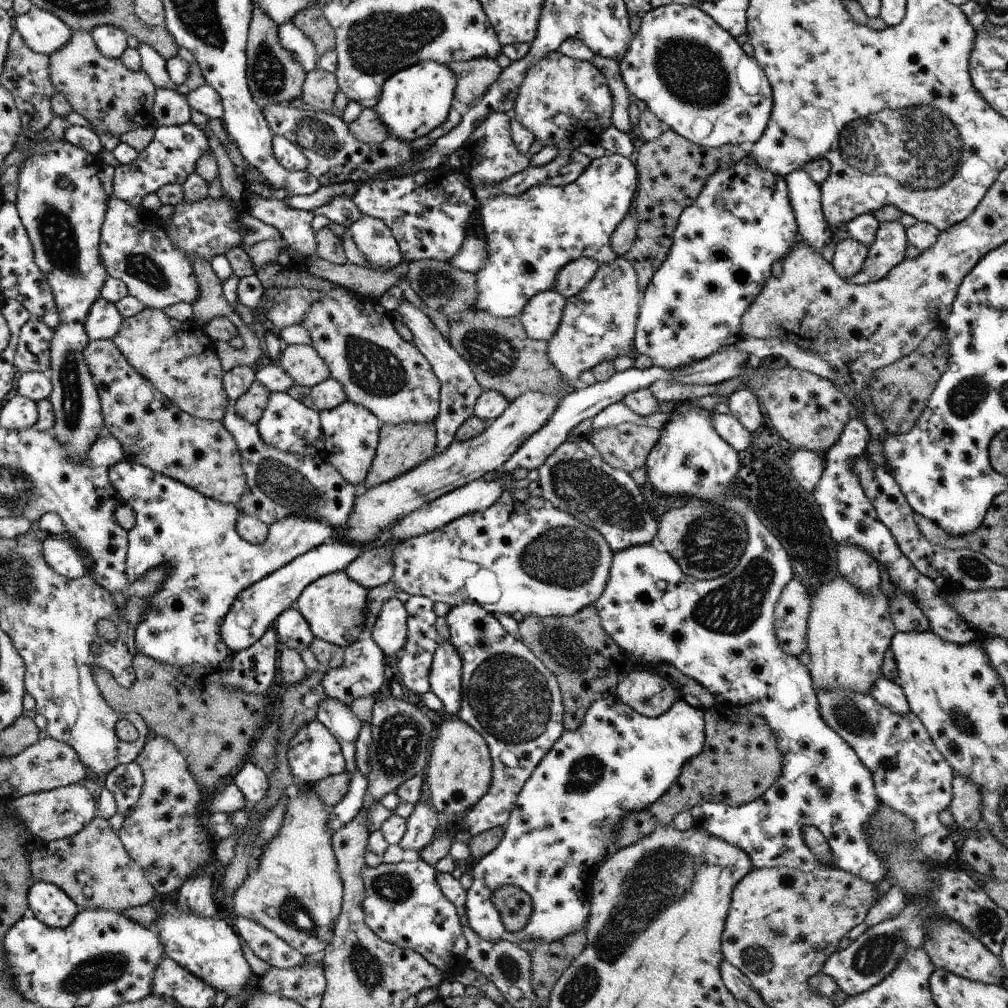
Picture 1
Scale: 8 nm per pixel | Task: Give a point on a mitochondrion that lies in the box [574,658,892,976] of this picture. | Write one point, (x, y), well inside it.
(661, 881)

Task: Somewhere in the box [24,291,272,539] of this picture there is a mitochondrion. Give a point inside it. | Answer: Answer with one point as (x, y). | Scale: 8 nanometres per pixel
(70, 386)

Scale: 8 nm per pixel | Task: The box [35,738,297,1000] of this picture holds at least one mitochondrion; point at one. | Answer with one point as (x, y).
(99, 970)

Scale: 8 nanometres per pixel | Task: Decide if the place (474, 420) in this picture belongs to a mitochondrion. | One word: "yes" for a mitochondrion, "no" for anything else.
no

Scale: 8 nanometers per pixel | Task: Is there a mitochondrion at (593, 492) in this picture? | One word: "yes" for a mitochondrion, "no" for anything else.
yes

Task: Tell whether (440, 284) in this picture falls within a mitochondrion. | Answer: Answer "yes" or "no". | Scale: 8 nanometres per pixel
yes

